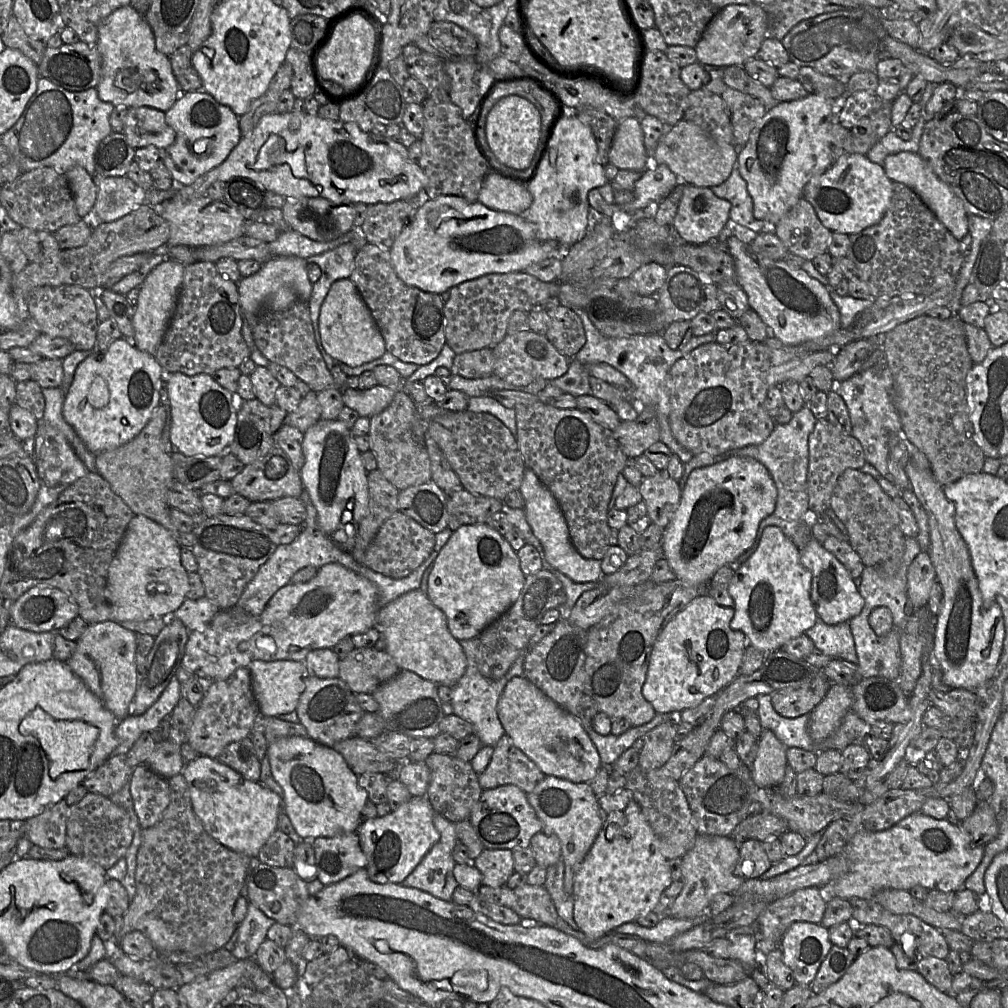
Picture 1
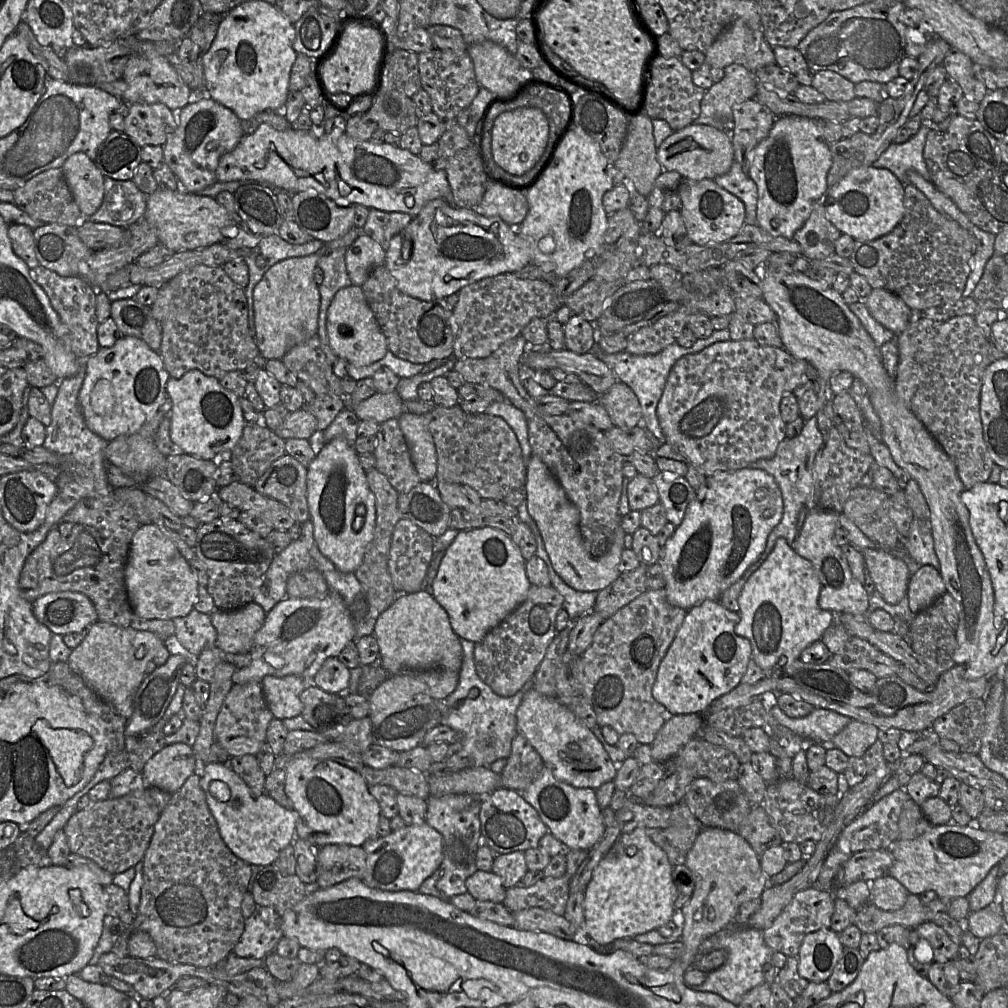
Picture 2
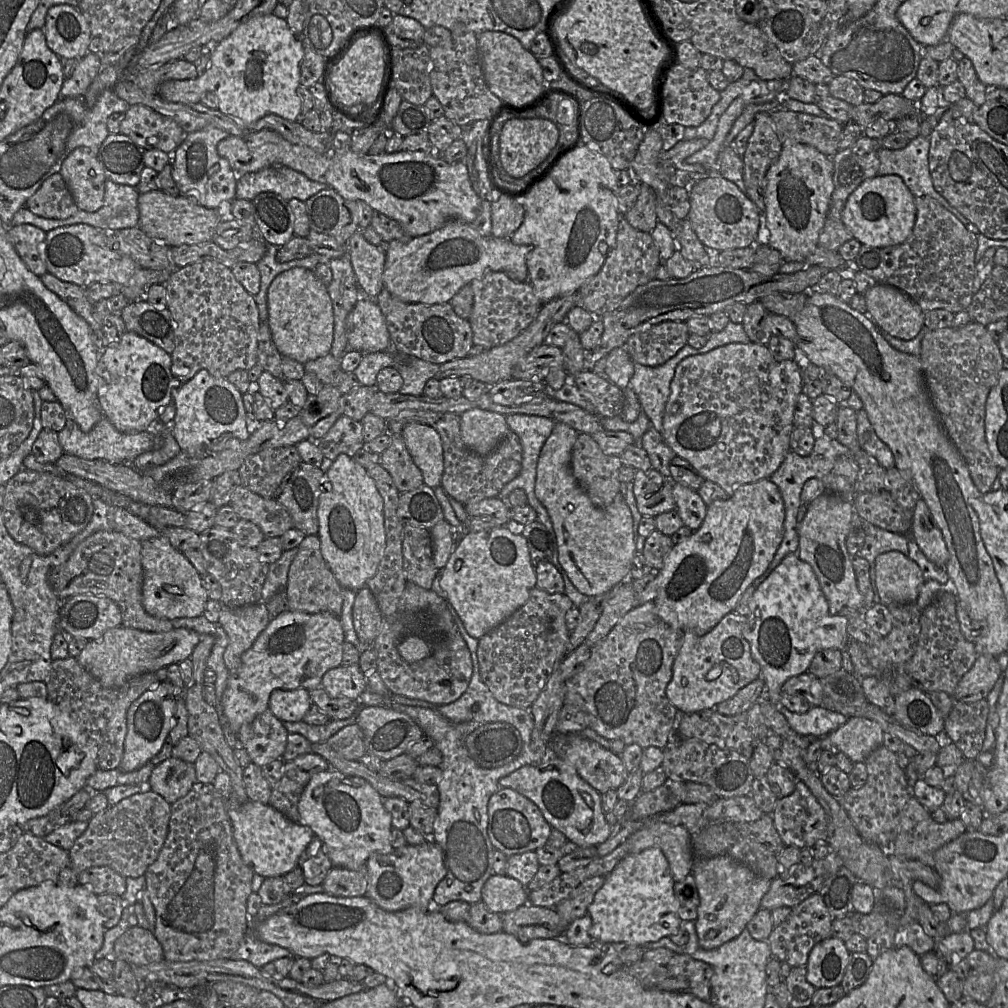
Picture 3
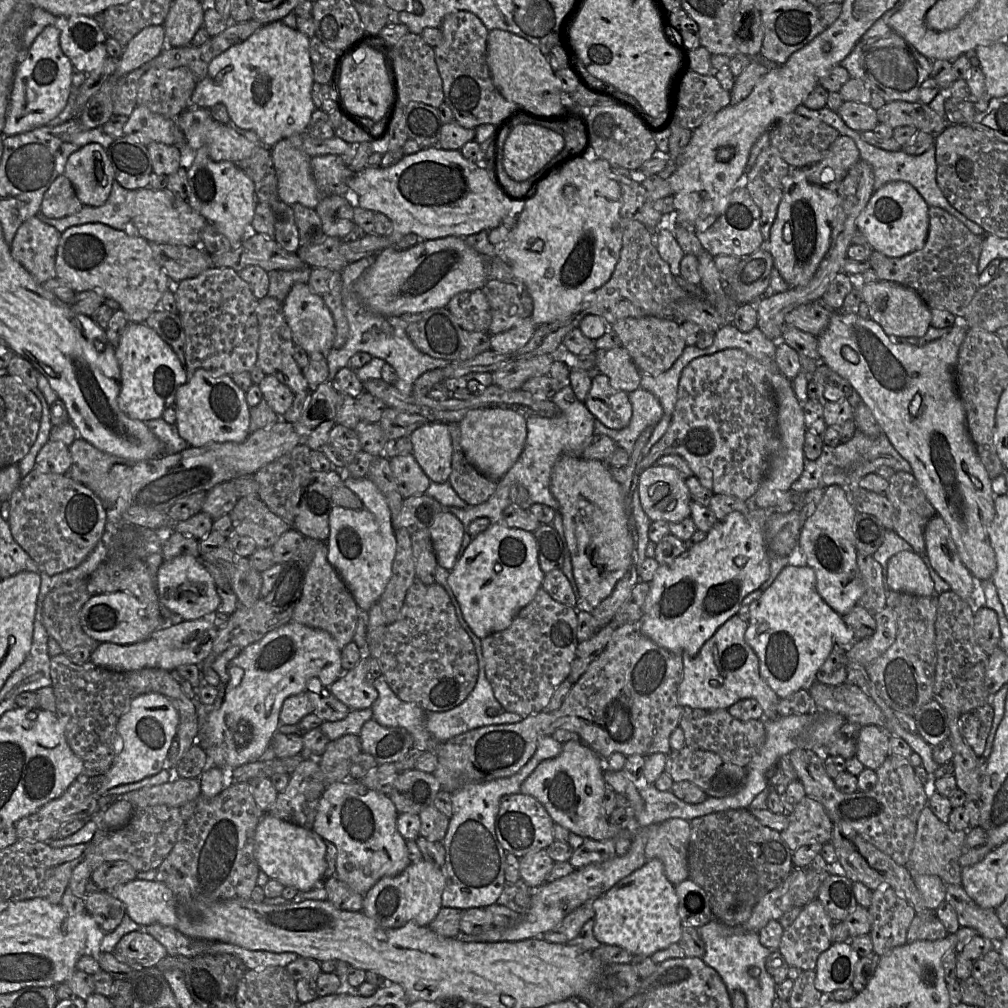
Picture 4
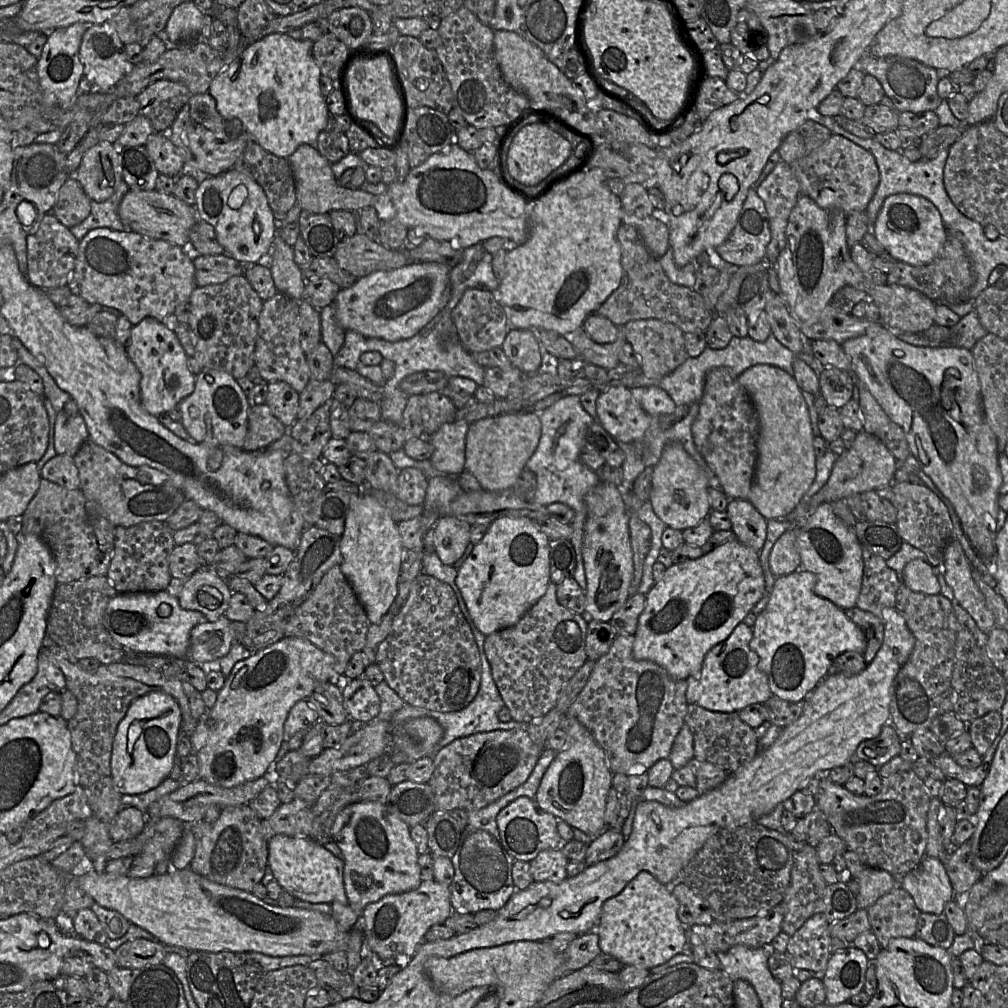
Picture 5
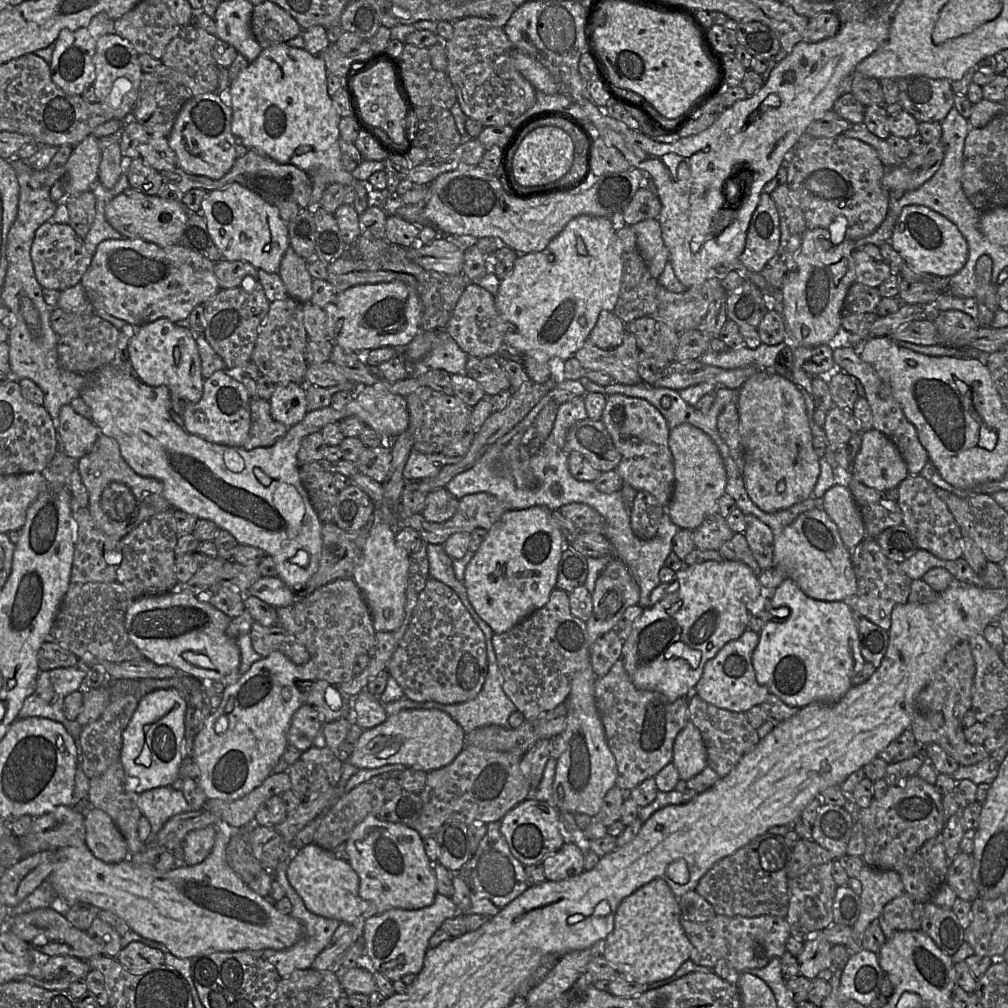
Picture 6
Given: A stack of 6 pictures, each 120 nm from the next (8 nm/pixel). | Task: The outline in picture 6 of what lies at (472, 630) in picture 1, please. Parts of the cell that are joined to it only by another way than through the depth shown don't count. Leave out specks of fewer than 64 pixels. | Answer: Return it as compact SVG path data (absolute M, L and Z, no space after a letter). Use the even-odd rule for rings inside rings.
M545 506L507 511L487 531L466 566L462 583L474 610L494 634L509 630L548 602L565 545L560 527Z

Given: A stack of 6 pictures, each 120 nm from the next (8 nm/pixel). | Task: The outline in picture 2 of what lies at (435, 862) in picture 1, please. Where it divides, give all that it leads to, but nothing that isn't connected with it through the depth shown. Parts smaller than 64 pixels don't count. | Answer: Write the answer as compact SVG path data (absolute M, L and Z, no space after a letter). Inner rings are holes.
M445 794L427 800L426 823L443 837L443 859L438 869L419 887L419 892L432 895L449 902L454 896L467 892L465 881L478 869L475 862L476 852L482 844L481 823L479 818L479 795Z

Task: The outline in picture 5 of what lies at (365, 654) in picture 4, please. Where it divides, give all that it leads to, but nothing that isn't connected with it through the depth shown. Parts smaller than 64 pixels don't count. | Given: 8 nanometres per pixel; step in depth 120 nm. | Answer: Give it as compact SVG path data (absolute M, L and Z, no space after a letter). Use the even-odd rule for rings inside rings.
M365 676L350 680L342 689L342 694L349 719L365 724L377 719L380 697Z

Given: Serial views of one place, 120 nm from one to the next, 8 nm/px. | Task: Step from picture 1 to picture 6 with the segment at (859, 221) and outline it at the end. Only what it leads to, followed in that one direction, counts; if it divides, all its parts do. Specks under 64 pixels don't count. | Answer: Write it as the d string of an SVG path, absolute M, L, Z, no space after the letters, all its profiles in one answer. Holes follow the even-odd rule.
M907 205L902 209L890 244L913 271L940 277L950 278L955 275L964 267L968 258L967 242L957 226L943 215L922 205Z

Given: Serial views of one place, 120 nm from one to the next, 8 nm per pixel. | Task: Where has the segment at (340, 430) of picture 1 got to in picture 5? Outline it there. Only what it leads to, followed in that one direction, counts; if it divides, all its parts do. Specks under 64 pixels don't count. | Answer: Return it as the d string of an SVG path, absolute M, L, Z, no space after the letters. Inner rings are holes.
M362 489L346 516L345 529L340 536L340 549L340 570L363 606L369 622L380 623L397 597L405 549L397 522L385 507Z

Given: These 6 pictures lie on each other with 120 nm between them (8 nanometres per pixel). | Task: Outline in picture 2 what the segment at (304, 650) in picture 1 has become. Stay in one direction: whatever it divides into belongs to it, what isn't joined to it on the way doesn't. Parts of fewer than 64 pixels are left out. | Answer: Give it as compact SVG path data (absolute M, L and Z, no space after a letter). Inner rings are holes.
M329 592L323 598L287 596L267 613L263 626L253 640L251 662L234 672L233 684L261 683L268 675L314 678L325 659L338 657L349 642L356 641L355 638L350 611L335 592Z

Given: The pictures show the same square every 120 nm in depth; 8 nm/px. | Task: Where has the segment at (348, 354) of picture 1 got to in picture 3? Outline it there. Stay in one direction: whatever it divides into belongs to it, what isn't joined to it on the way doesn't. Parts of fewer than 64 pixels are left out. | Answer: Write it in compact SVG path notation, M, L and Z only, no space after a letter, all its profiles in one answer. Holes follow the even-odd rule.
M360 298L346 321L348 346L361 353L386 351L390 336L375 298Z

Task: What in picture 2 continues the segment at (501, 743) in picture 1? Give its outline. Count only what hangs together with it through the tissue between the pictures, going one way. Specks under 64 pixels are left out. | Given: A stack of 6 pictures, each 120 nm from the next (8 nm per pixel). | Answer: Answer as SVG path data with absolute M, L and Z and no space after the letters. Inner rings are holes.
M520 734L512 740L511 753L500 773L501 788L521 792L540 774L544 767L539 753Z

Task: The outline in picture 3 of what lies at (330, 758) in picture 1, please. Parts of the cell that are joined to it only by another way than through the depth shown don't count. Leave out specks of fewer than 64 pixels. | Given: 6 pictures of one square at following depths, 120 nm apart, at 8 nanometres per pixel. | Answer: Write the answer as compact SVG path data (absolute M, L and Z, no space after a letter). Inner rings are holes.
M337 770L316 773L300 797L298 811L299 823L310 827L315 837L322 841L335 867L356 870L366 864L372 853L389 853L394 849L391 845L392 818L383 805L383 797L360 777L345 775Z

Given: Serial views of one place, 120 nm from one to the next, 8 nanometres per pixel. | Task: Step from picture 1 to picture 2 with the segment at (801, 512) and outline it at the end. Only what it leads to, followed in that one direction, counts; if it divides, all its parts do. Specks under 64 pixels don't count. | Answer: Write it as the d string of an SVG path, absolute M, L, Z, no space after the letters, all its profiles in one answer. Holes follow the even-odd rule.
M816 418L805 421L801 433L794 438L785 438L777 447L772 458L759 459L751 464L749 468L762 469L771 474L776 480L783 499L783 516L779 524L770 532L766 548L757 561L764 561L773 550L778 538L785 538L787 543L793 547L797 537L798 517L803 507L809 507L812 503L812 491L814 486L813 468L817 452L824 445L825 436L820 432Z

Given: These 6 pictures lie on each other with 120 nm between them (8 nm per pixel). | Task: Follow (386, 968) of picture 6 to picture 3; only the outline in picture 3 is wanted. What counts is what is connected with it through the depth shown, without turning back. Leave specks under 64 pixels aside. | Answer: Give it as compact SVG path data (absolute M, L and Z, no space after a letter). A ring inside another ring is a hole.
M434 841L422 845L406 845L389 853L374 852L367 859L367 897L380 908L396 912L408 908L429 910L438 883L445 877L442 850Z

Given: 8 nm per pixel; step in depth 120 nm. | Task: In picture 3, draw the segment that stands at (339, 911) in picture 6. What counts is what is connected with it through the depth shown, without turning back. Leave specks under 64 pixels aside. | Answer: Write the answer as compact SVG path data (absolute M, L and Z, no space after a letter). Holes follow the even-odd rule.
M248 800L238 807L231 807L229 802L228 814L232 823L233 837L244 863L254 873L260 874L265 878L282 877L295 867L298 867L301 856L311 841L316 838L310 827L292 822L270 804L261 804Z

